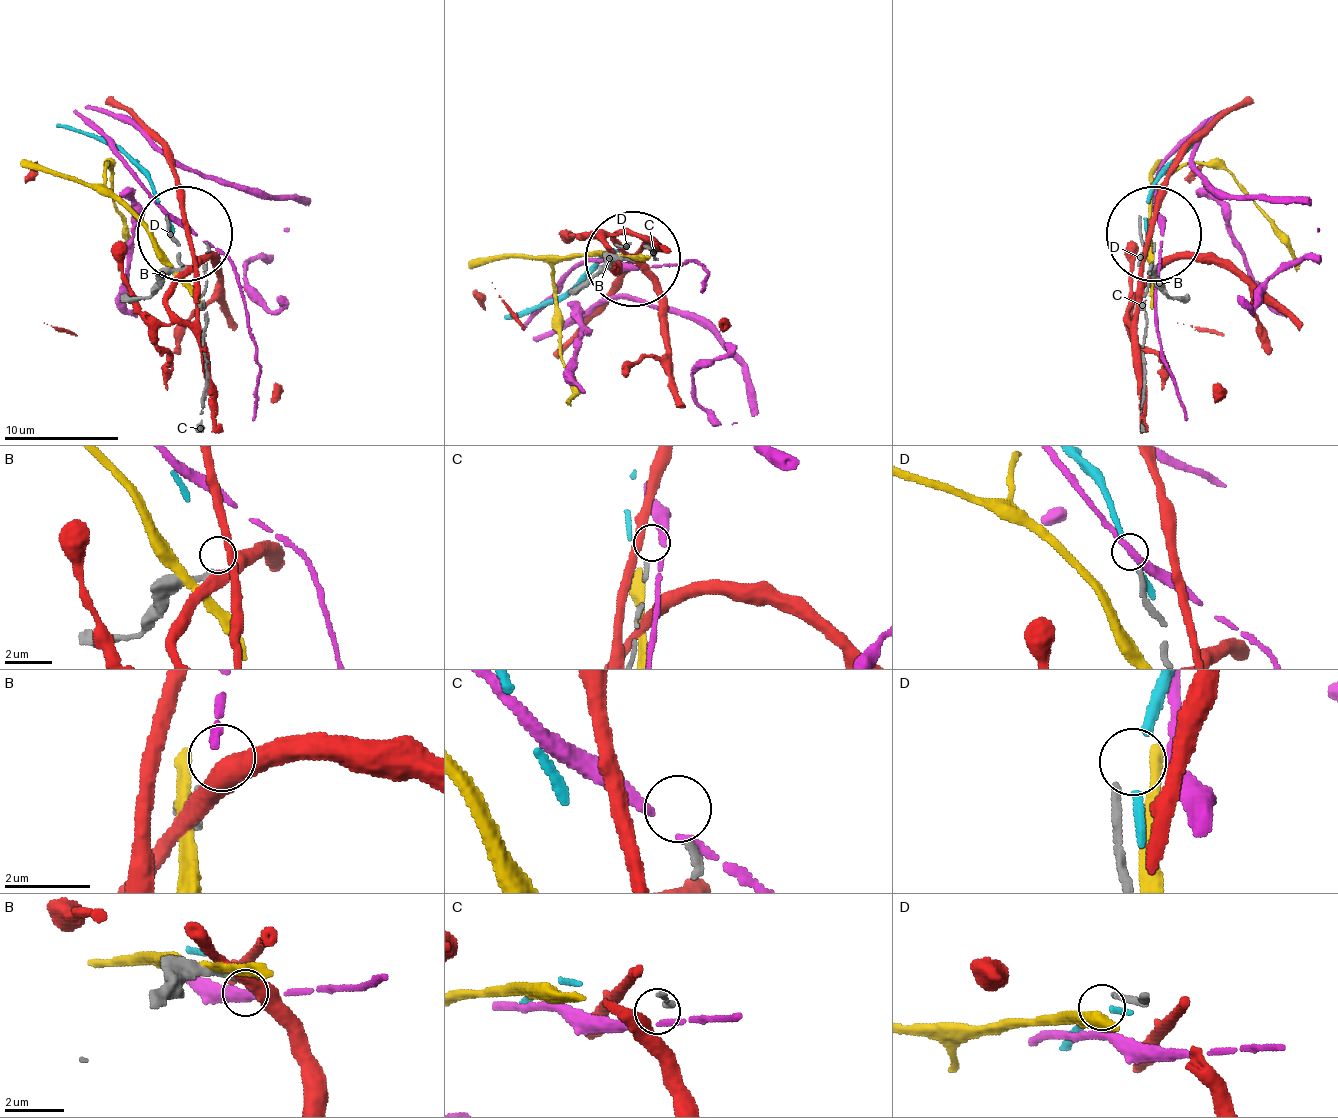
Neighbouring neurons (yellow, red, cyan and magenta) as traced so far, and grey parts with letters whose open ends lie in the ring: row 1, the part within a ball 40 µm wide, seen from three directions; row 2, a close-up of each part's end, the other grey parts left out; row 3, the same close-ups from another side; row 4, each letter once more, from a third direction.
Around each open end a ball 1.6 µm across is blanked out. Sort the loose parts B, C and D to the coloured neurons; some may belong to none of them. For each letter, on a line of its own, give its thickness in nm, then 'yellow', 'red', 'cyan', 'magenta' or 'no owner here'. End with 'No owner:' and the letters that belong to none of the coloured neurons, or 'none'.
B: 200 nm | no owner here
C: 170 nm | no owner here
D: 200 nm | no owner here
No owner: B, C, D

